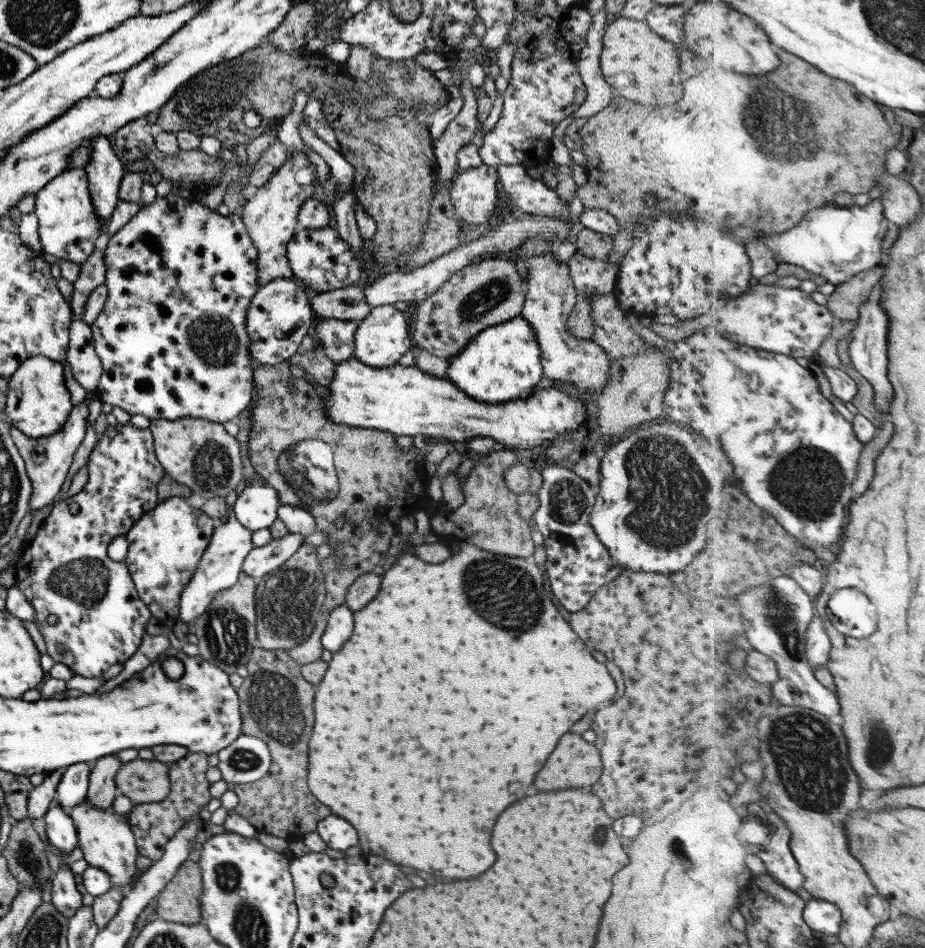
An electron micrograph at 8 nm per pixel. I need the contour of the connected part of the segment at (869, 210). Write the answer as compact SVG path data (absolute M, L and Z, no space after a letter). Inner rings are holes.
M880 198L867 206L839 207L833 203L813 209L798 227L788 233L768 236L768 246L784 256L784 262L804 267L811 274L841 285L862 272L881 266L884 240L891 227L891 221L884 216L884 204Z

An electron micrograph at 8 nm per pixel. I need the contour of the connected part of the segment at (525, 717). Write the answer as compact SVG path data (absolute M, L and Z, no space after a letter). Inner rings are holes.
M462 541L462 542L458 542L458 543L457 543L457 544L459 544L459 547L460 547L460 550L458 550L458 552L456 552L456 554L455 554L455 553L454 553L454 554L452 554L452 556L450 556L450 558L448 558L448 560L446 560L446 562L442 562L442 564L426 564L426 562L422 562L422 560L418 560L418 558L416 558L416 555L414 555L414 554L412 554L412 553L408 553L408 552L407 552L407 553L404 553L404 554L403 554L403 555L402 555L402 556L401 556L401 557L400 557L400 558L398 558L398 562L396 562L396 558L395 558L395 559L392 559L392 560L390 560L390 561L389 561L389 562L388 562L388 563L387 563L387 564L386 564L386 570L388 570L388 572L386 572L386 571L385 571L385 573L384 573L384 574L383 574L383 575L381 575L381 576L382 576L382 588L380 588L380 592L378 592L378 596L376 596L376 598L374 598L374 600L372 600L372 602L370 602L370 604L366 604L366 606L364 606L364 608L362 608L362 610L358 610L358 612L354 612L354 634L352 634L352 636L350 636L350 638L348 638L348 642L346 642L346 644L344 644L344 646L342 646L342 648L340 648L340 652L334 652L334 654L332 654L332 660L330 660L330 662L328 662L328 670L326 670L326 676L324 676L324 680L322 680L322 682L320 682L320 686L318 686L318 692L316 692L316 698L314 698L314 718L316 718L316 720L314 720L314 730L312 730L312 736L310 736L310 746L308 746L308 748L310 748L310 750L308 750L308 760L310 760L310 764L308 764L308 776L307 776L307 785L308 785L308 786L309 786L309 789L310 789L310 790L312 790L312 794L314 794L314 796L316 796L316 798L318 798L318 800L317 800L317 801L318 801L318 802L322 802L322 804L326 804L326 806L328 806L328 808L330 808L330 810L332 810L332 812L334 812L334 814L338 814L338 816L342 816L342 818L344 818L344 820L348 820L348 822L350 822L350 824L352 824L352 826L354 826L354 828L356 828L356 830L358 830L358 838L360 838L360 848L362 848L362 850L364 850L364 852L368 852L368 854L378 854L378 856L382 856L382 858L386 858L386 860L392 860L392 862L398 862L398 864L402 864L402 866L412 866L412 868L418 868L418 870L424 870L424 872L438 872L438 874L440 874L440 876L446 876L446 878L460 878L460 876L462 876L462 878L472 878L472 876L478 876L478 874L482 874L482 872L484 872L484 870L488 870L488 868L490 868L490 866L492 866L492 864L494 864L494 860L496 860L496 856L494 856L494 850L492 850L492 846L490 846L490 834L492 834L492 828L494 828L494 822L496 822L496 818L498 818L498 816L500 816L500 812L504 812L504 810L506 810L506 808L508 808L508 806L510 806L510 804L512 804L512 802L514 802L514 800L518 800L518 798L522 798L522 794L524 794L524 792L520 792L520 790L524 790L524 788L526 788L526 786L530 786L530 784L532 784L532 782L534 782L534 778L536 778L536 774L538 774L538 772L540 772L540 768L542 768L542 766L544 766L544 762L546 762L546 760L548 760L548 756L550 756L550 754L552 754L552 752L554 752L554 748L556 748L556 744L558 744L558 740L560 740L560 736L562 736L562 734L566 734L566 732L568 732L568 730L570 730L570 726L572 726L572 724L576 724L576 722L578 722L578 720L580 720L580 718L582 718L582 716L584 716L584 714L586 714L586 712L590 712L590 710L592 710L592 711L595 711L595 710L596 710L596 708L598 708L598 706L605 706L605 705L606 705L606 704L609 704L609 702L610 702L610 701L611 701L611 700L612 700L612 699L613 699L613 698L614 698L614 696L616 696L616 688L617 688L617 687L616 687L616 684L615 684L615 681L614 681L614 678L613 678L613 677L612 677L612 676L611 676L611 675L610 675L610 673L609 673L609 672L608 672L608 669L606 669L606 665L605 665L605 664L604 664L604 663L601 663L601 662L596 662L596 659L594 659L594 657L592 657L592 654L591 654L591 653L590 653L590 650L588 650L588 648L584 648L584 646L585 646L585 644L582 644L582 640L580 640L580 638L578 638L578 636L576 636L576 634L574 634L574 632L572 632L572 630L570 630L570 626L568 626L568 624L566 624L566 622L564 622L564 620L562 620L562 616L560 616L560 614L558 614L558 608L556 608L556 606L555 606L555 605L554 605L554 602L553 602L553 601L552 601L552 600L551 600L551 599L550 599L550 596L548 596L548 592L546 592L546 590L545 590L545 589L544 589L544 587L543 587L543 586L544 586L544 578L543 578L543 577L542 577L542 571L540 571L540 568L539 568L539 567L538 567L538 565L537 565L537 564L536 564L536 563L534 563L534 560L532 560L532 559L525 559L525 558L522 558L522 557L509 557L509 556L506 556L506 555L499 555L499 554L498 554L498 553L493 553L493 552L490 552L490 551L485 551L485 550L482 550L482 549L479 549L479 548L478 548L478 547L476 547L476 546L474 546L474 545L473 545L473 544L470 544L470 543L467 543L467 542L466 542L466 541ZM512 782L520 782L520 786L522 786L522 788L520 788L520 790L518 790L518 794L512 794L512 792L510 792L510 790L508 790L508 786L510 786L510 784L512 784Z

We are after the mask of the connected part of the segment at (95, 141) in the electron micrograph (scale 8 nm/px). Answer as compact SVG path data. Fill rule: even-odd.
M98 135L89 140L90 160L84 167L89 182L94 214L98 215L102 228L110 222L116 210L120 181L125 175L124 164L113 149L110 137Z

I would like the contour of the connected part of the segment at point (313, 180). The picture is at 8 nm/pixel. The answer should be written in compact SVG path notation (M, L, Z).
M290 150L290 157L284 166L281 166L264 186L254 189L248 202L244 204L242 223L258 251L257 283L260 287L271 280L293 276L290 263L288 263L286 247L292 240L292 236L300 230L298 214L300 214L304 200L317 196L318 184L320 184L320 180L316 176L316 167L312 160L308 160L305 152Z

